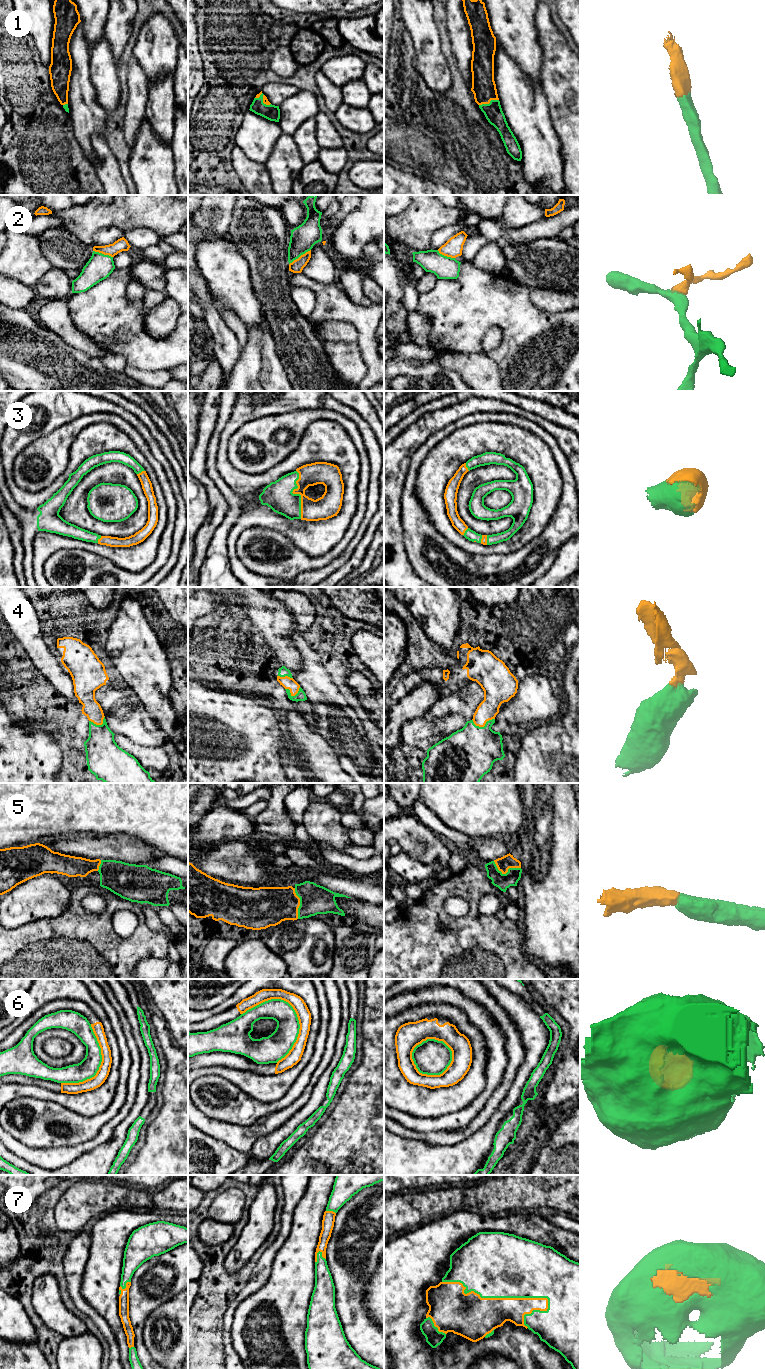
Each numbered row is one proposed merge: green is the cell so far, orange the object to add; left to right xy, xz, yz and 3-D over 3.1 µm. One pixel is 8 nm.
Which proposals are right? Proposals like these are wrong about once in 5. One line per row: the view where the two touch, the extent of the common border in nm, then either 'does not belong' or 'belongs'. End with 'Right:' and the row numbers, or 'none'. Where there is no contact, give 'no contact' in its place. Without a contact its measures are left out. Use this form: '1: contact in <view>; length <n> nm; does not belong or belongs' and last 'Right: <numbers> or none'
1: contact in yz; length 170 nm; belongs
2: contact in xz; length 220 nm; does not belong
3: contact in xz; length 400 nm; belongs
4: contact in yz; length 190 nm; belongs
5: contact in yz; length 240 nm; belongs
6: contact in xz; length 500 nm; does not belong
7: contact in yz; length 900 nm; belongs
Right: 1, 3, 4, 5, 7

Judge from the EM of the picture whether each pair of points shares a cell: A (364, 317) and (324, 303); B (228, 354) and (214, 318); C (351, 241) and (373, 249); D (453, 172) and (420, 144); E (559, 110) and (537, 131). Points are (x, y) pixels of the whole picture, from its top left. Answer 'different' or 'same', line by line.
A: same
B: same
C: different
D: same
E: different

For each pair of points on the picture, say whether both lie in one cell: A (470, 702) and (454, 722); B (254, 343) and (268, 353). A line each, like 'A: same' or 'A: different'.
A: different
B: different

